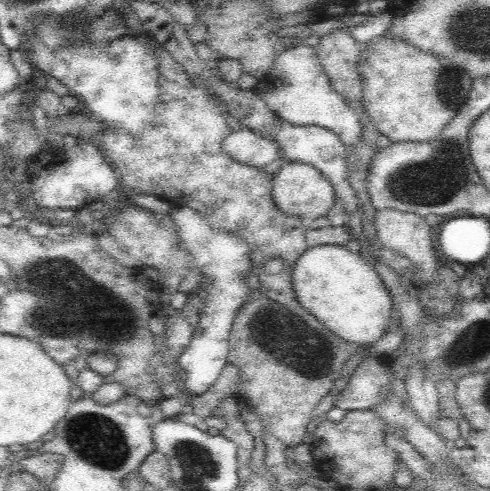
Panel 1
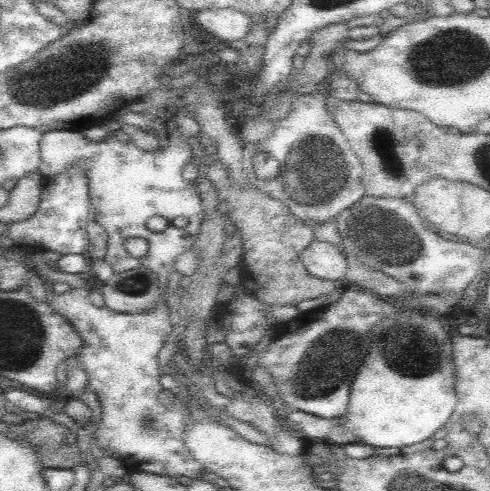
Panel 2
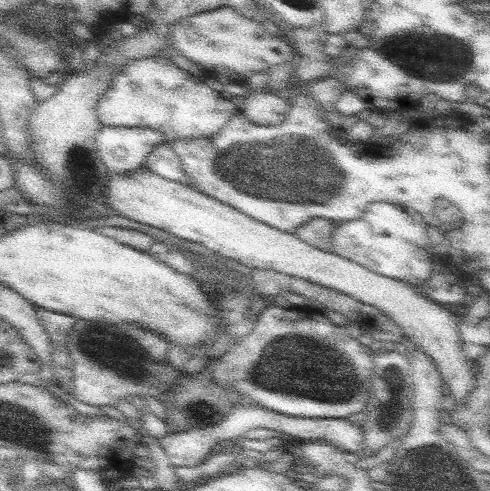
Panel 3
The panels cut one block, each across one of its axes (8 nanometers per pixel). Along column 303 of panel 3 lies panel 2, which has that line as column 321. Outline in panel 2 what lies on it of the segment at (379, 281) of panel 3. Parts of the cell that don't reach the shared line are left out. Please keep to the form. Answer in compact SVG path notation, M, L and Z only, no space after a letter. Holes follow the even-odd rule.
M314 240L308 246L308 250L304 250L302 264L306 266L306 270L314 278L322 278L322 280L344 284L348 262L346 262L346 256L338 250L338 246Z

